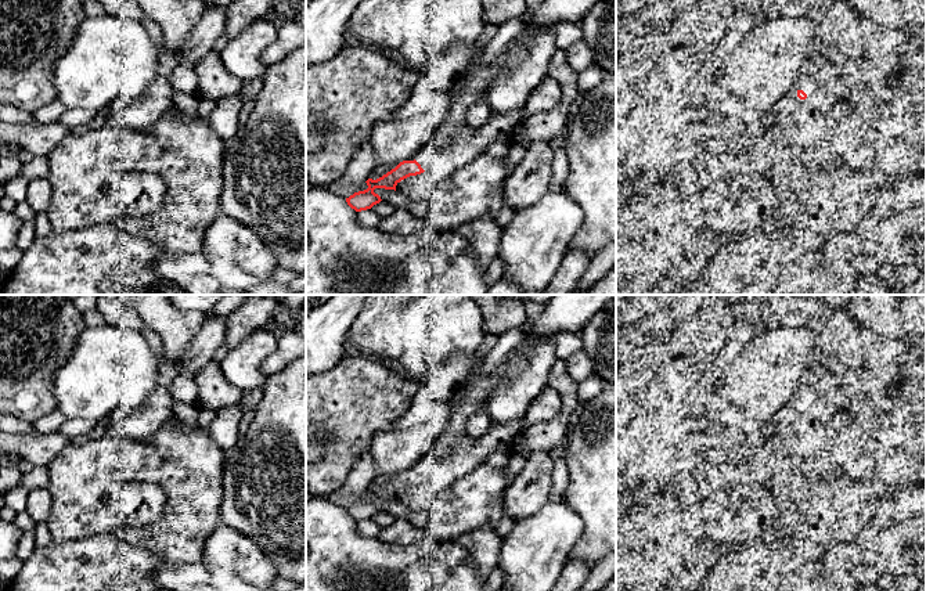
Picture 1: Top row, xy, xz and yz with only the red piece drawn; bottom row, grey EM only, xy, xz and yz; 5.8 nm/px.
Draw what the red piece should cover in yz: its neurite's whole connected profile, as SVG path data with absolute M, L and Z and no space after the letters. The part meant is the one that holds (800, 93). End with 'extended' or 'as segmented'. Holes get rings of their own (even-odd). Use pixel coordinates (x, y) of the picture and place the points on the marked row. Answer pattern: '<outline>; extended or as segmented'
M803 90L793 93L779 108L778 115L785 116L796 112L807 98L807 94Z; extended

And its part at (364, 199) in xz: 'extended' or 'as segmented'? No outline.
extended

